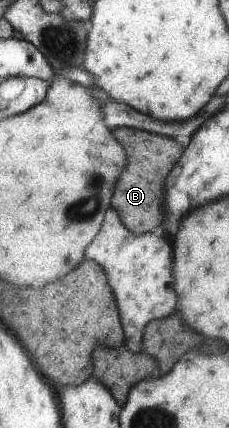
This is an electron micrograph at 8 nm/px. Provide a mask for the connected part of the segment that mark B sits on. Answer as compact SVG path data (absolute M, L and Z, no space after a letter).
M128 127L116 128L115 138L123 145L127 154L126 170L118 177L114 194L111 198L111 208L120 217L121 223L132 233L144 234L162 224L164 217L164 181L168 173L180 160L183 150L174 138L152 134L146 131Z

